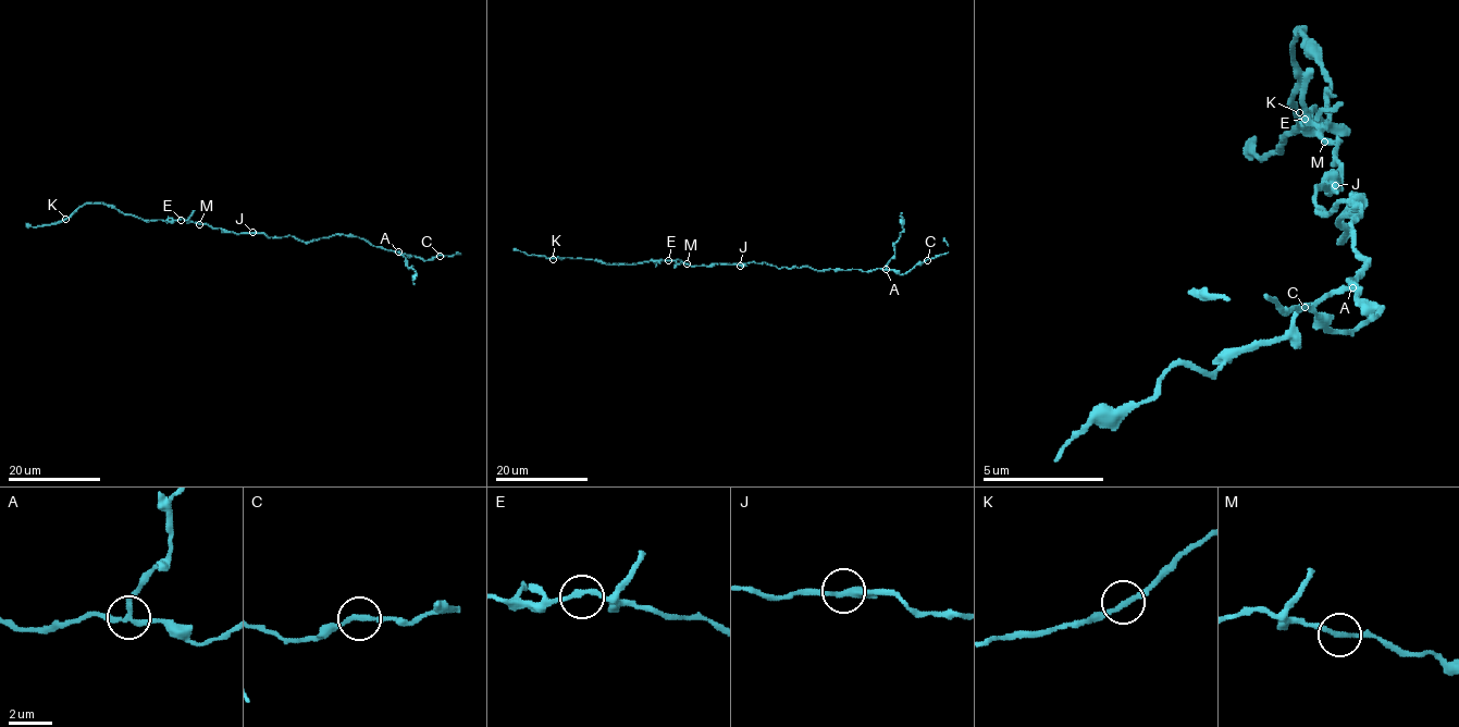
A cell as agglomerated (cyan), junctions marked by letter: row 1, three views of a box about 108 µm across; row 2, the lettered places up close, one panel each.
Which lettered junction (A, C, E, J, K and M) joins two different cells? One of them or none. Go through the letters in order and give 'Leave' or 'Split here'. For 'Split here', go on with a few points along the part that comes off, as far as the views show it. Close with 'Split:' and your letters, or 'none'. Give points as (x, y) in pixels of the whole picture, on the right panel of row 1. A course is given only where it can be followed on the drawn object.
A: Split here. Course of the part to remove: (1354, 288), (1330, 288), (1281, 337), (1220, 362), (1159, 380), (1140, 405), (1110, 405), (1055, 459)
C: Leave
E: Leave
J: Leave
K: Leave
M: Leave
Split: A

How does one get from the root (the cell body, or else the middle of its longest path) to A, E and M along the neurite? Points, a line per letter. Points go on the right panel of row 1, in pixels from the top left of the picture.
A: (1330, 192), (1317, 192), (1317, 210), (1347, 204), (1342, 234), (1360, 204), (1354, 246), (1365, 265), (1354, 288)
E: (1330, 192), (1323, 185), (1323, 180), (1335, 168), (1335, 143), (1311, 119), (1311, 112), (1305, 119)
M: (1330, 192), (1323, 185), (1323, 180), (1335, 168), (1335, 143), (1323, 143)

